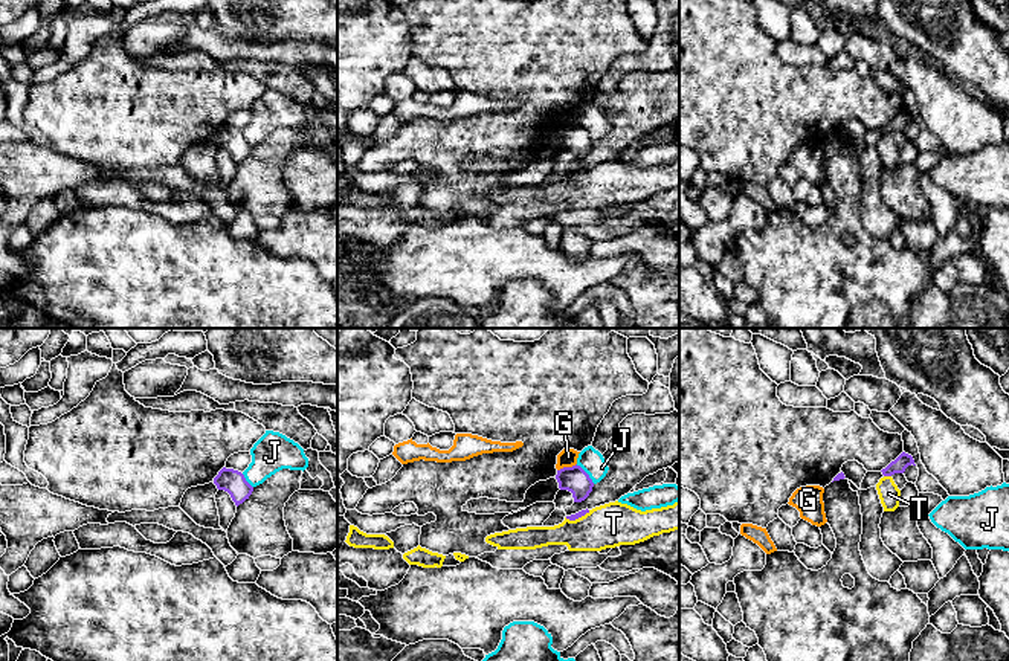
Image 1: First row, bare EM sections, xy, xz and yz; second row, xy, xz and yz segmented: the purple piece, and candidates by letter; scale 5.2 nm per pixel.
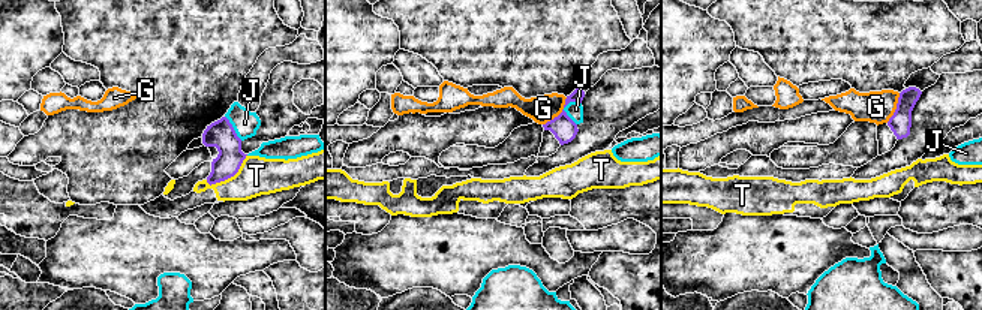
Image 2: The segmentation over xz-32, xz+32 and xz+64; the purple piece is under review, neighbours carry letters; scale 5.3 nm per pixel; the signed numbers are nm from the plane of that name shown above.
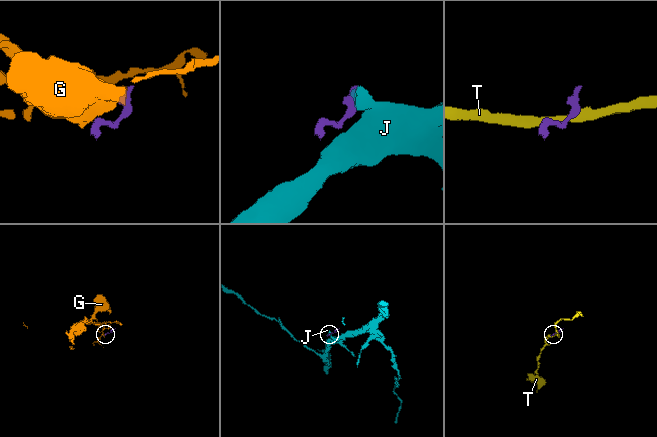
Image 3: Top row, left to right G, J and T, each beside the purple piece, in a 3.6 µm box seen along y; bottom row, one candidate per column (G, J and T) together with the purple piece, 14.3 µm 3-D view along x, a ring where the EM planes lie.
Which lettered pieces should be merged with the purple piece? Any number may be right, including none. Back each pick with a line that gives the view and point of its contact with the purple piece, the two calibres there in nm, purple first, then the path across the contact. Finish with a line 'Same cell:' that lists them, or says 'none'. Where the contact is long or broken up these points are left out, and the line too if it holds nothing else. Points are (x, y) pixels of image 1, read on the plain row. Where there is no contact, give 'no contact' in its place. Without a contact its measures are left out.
Same cell: none

